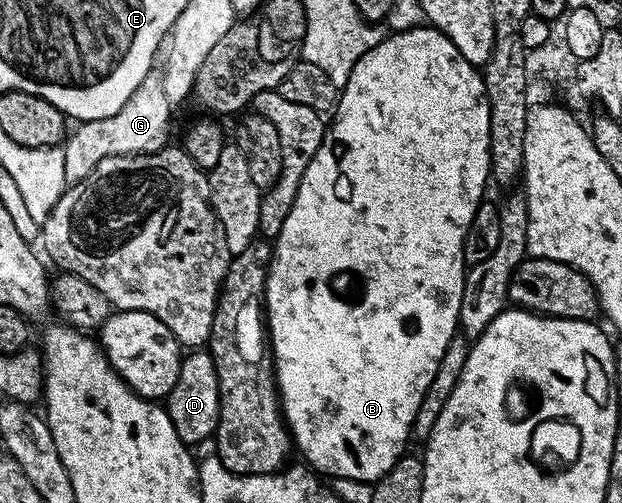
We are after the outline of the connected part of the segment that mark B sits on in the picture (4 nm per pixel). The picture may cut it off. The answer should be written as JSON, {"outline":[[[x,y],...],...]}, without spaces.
{"outline":[[[423,26],[412,27],[409,31],[400,31],[397,35],[389,34],[381,43],[374,45],[374,49],[367,51],[354,65],[346,85],[339,92],[338,102],[334,108],[334,114],[331,116],[333,119],[330,119],[330,126],[324,132],[322,145],[318,149],[318,153],[314,153],[314,161],[310,161],[310,165],[306,165],[306,173],[298,185],[298,197],[294,197],[294,209],[290,209],[290,217],[286,217],[286,225],[282,225],[282,229],[276,234],[272,263],[268,267],[268,280],[264,286],[263,306],[266,308],[266,331],[270,336],[270,359],[274,364],[276,385],[280,393],[280,406],[285,424],[290,432],[291,442],[294,444],[295,450],[297,447],[304,454],[305,460],[303,459],[303,462],[311,470],[324,477],[332,475],[333,480],[352,479],[355,483],[375,484],[376,480],[380,479],[405,454],[406,448],[404,446],[407,445],[408,439],[413,438],[412,426],[414,425],[414,417],[418,413],[418,405],[422,405],[422,397],[426,397],[426,389],[430,389],[430,381],[434,381],[434,373],[438,373],[438,365],[442,361],[442,353],[446,353],[446,345],[450,345],[450,341],[458,333],[460,321],[458,309],[462,305],[462,289],[464,288],[466,270],[464,238],[478,205],[485,198],[484,186],[489,186],[490,183],[492,170],[492,162],[490,161],[490,105],[484,98],[483,74],[474,64],[462,57],[462,53],[455,47],[454,42],[450,41],[450,37],[444,35],[434,26]]]}

